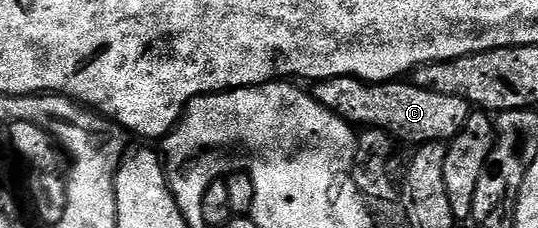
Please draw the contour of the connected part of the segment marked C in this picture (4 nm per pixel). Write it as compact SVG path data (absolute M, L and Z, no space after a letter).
M335 76L325 80L317 80L311 85L310 95L324 108L330 109L335 116L348 121L349 125L364 124L368 128L380 128L389 132L401 142L413 140L413 145L431 144L433 142L448 142L456 133L464 129L470 115L470 105L457 96L438 94L430 90L422 90L417 84L411 82L385 82L383 84L370 84L366 80L358 80L355 76Z

